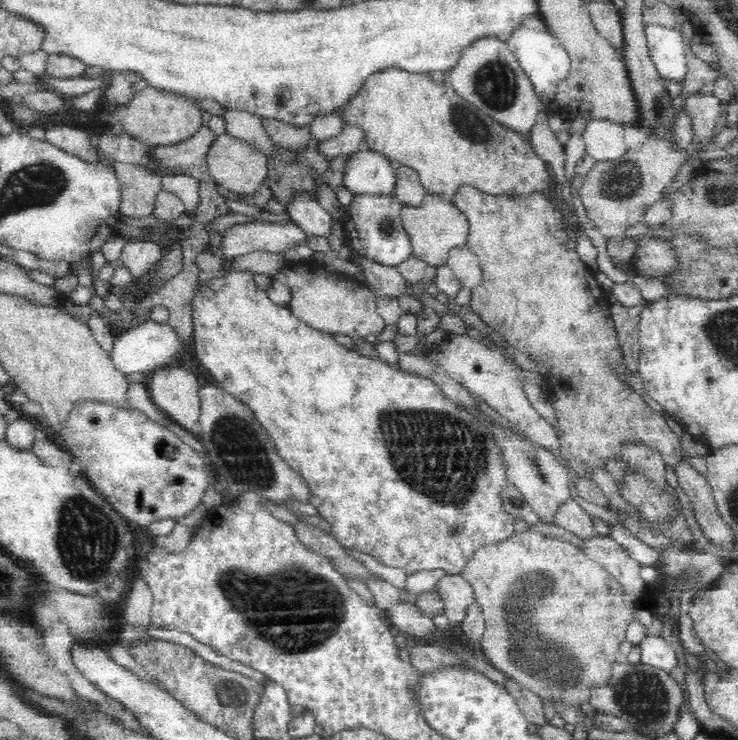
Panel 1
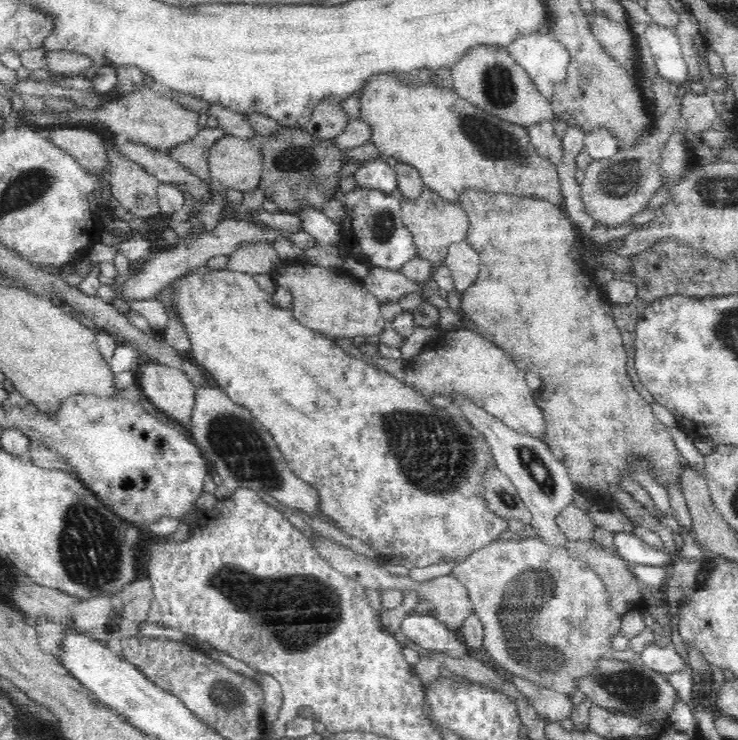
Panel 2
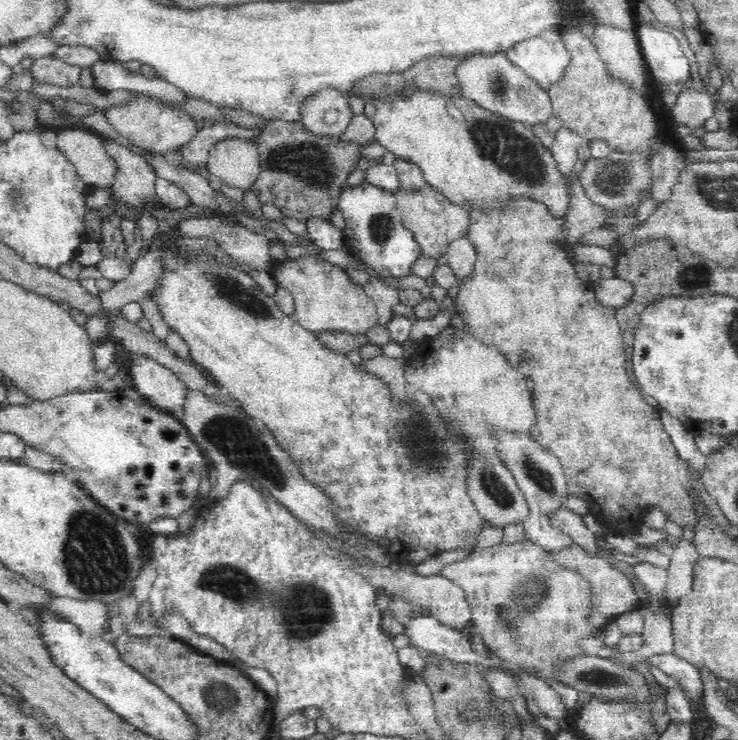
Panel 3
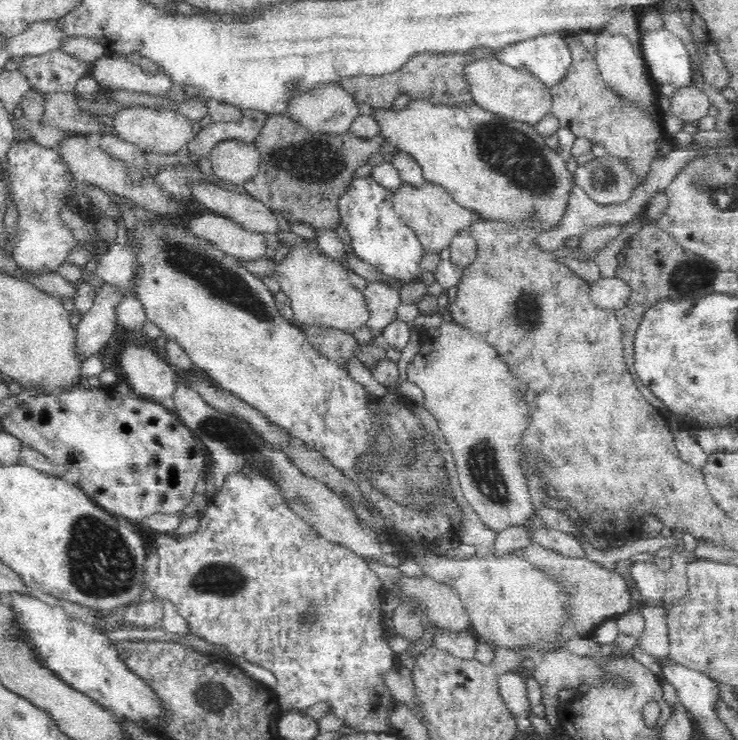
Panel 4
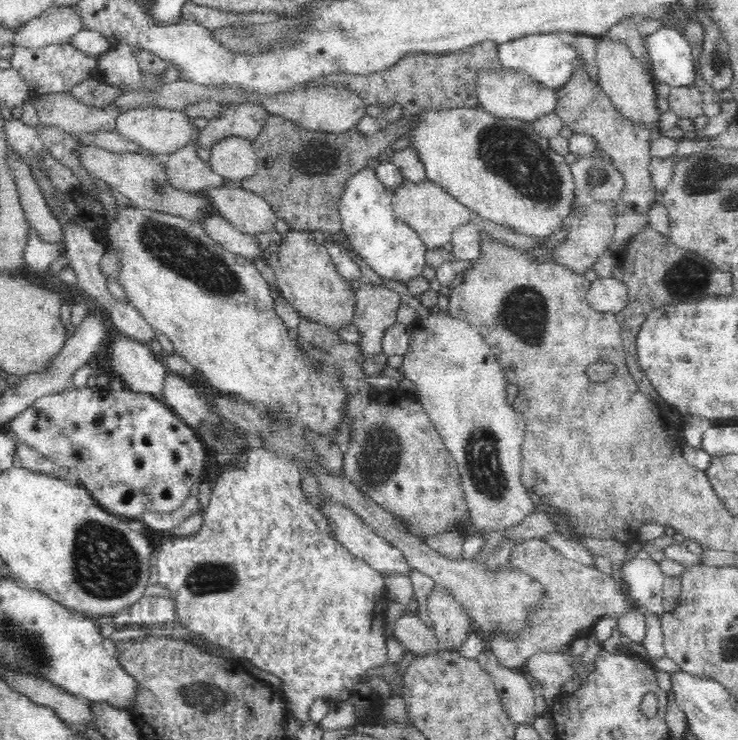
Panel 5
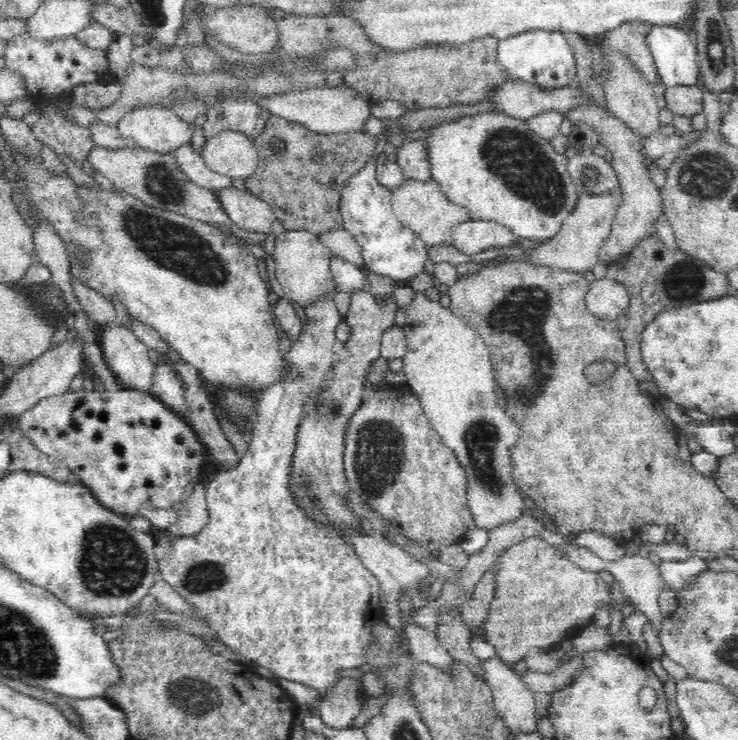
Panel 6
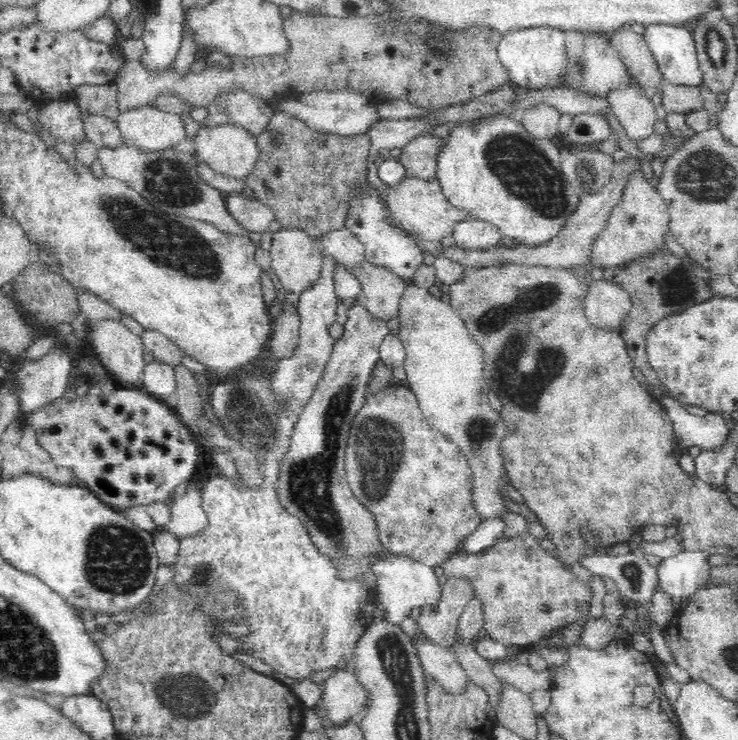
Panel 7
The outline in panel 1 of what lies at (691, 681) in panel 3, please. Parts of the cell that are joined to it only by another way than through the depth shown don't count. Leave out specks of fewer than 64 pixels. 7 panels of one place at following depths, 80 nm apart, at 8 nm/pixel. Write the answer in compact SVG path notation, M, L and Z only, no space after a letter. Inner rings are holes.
M646 635L640 642L641 662L657 669L671 671L676 664L676 650L674 650L668 641L659 636Z

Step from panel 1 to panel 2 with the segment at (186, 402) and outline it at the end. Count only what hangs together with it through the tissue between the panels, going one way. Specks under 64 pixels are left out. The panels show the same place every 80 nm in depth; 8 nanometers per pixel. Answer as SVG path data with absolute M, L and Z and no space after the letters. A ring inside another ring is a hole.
M158 362L146 364L140 370L140 386L156 409L189 430L197 388L188 374Z

